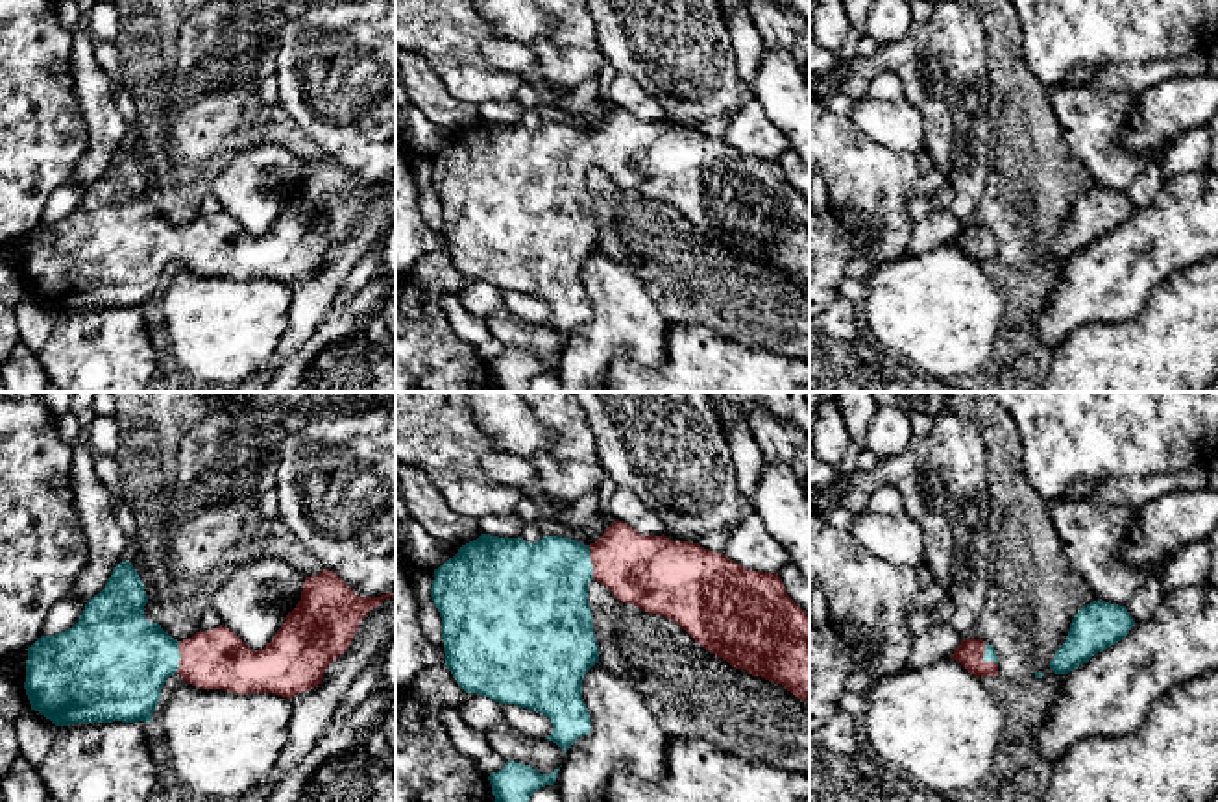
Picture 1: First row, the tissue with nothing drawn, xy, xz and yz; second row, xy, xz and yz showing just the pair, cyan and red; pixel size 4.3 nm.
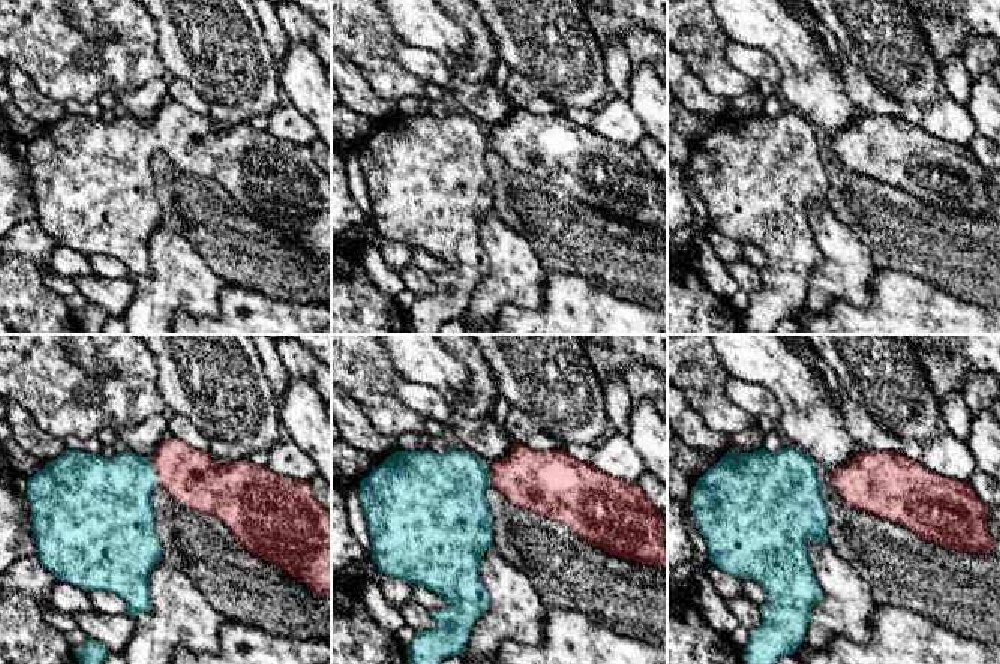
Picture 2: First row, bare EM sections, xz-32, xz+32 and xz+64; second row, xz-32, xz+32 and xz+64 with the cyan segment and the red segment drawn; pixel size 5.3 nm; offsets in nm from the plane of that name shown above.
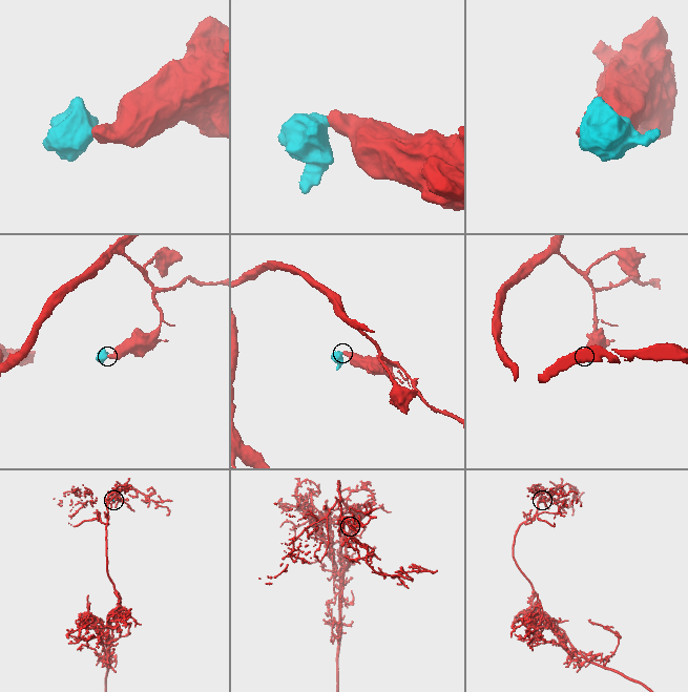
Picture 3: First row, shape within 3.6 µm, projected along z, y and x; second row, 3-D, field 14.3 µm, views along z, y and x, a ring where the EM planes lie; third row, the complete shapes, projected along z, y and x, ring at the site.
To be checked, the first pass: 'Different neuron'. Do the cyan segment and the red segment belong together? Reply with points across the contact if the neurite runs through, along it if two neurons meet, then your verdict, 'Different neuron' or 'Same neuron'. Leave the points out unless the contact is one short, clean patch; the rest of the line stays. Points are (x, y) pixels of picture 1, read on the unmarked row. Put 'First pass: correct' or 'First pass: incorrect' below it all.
Path across: xz (540, 176), (562, 154), (590, 148), (627, 148), (645, 157). Same neuron
First pass: incorrect

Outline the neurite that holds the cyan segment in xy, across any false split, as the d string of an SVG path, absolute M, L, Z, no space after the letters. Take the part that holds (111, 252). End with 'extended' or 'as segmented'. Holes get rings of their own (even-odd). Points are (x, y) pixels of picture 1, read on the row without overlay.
M120 148L105 174L87 187L78 209L55 222L41 222L28 233L24 275L31 296L50 305L55 312L81 309L139 309L152 307L168 262L179 261L183 268L201 275L231 279L274 279L296 283L322 270L333 246L347 237L360 207L371 194L394 183L359 183L333 157L305 163L301 187L275 218L272 227L251 237L231 214L216 213L176 227L159 209L144 203L148 181L131 152Z; extended

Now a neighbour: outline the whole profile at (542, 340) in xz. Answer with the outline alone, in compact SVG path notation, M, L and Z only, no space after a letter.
M510 312L490 314L486 318L486 325L492 336L497 338L505 347L530 351L540 360L554 358L566 344L564 336L556 329L523 322Z

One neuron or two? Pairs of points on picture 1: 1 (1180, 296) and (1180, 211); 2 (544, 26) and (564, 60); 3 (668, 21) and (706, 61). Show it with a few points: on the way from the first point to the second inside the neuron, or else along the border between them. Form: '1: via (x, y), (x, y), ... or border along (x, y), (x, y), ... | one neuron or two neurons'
1: border along (1198, 261), (1176, 270), (1148, 298) | two neurons
2: border along (555, 19), (555, 28), (529, 45) | two neurons
3: via (675, 30), (697, 52) | one neuron

